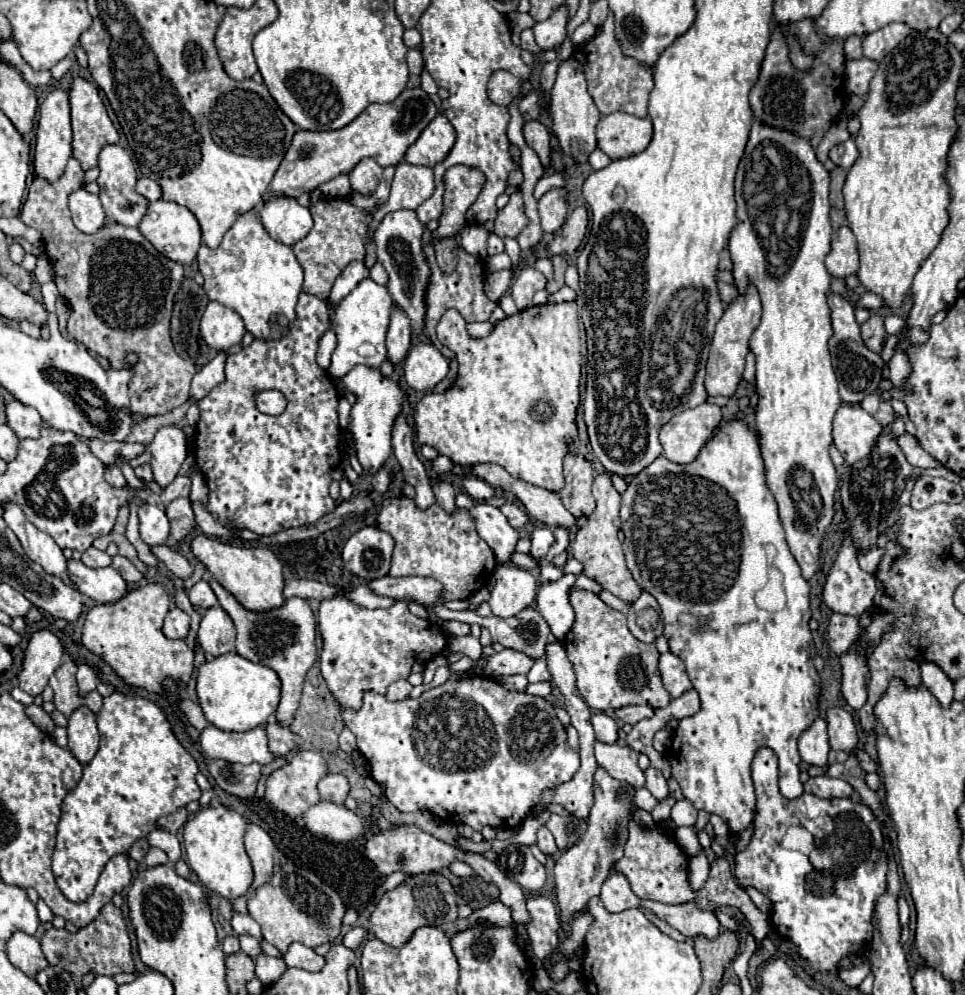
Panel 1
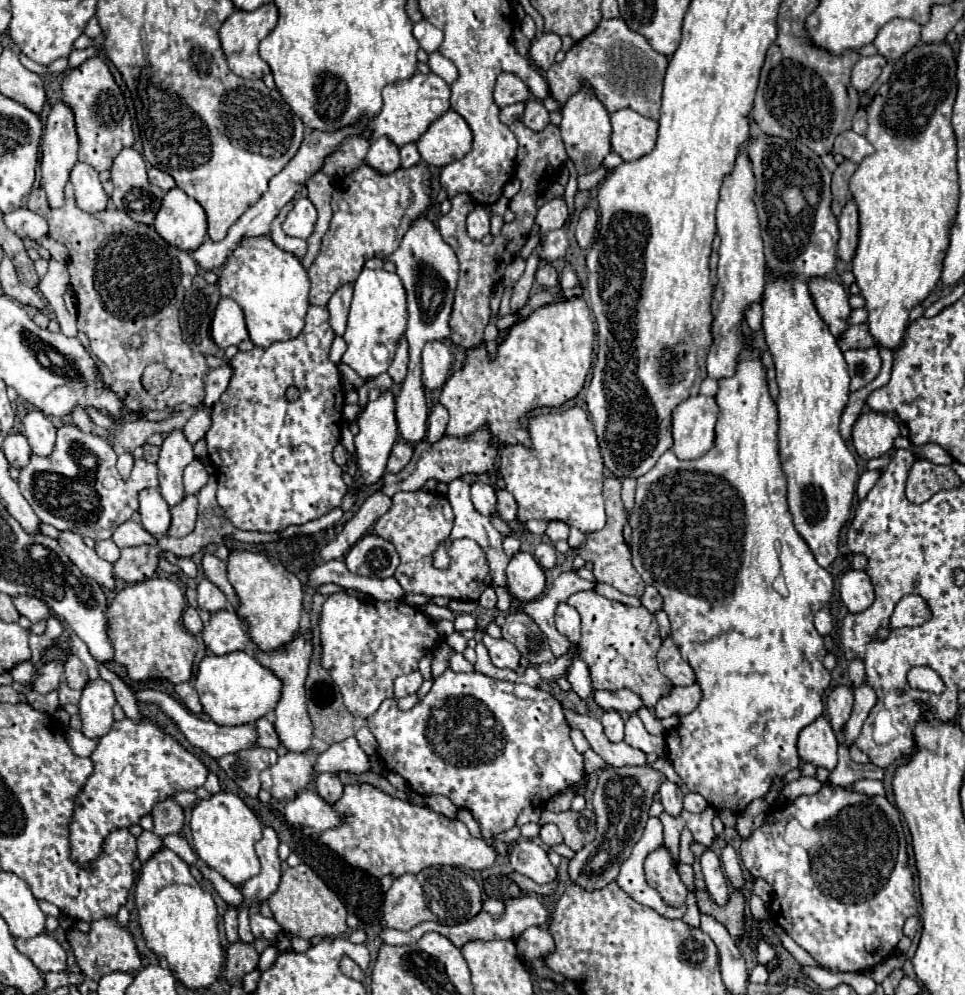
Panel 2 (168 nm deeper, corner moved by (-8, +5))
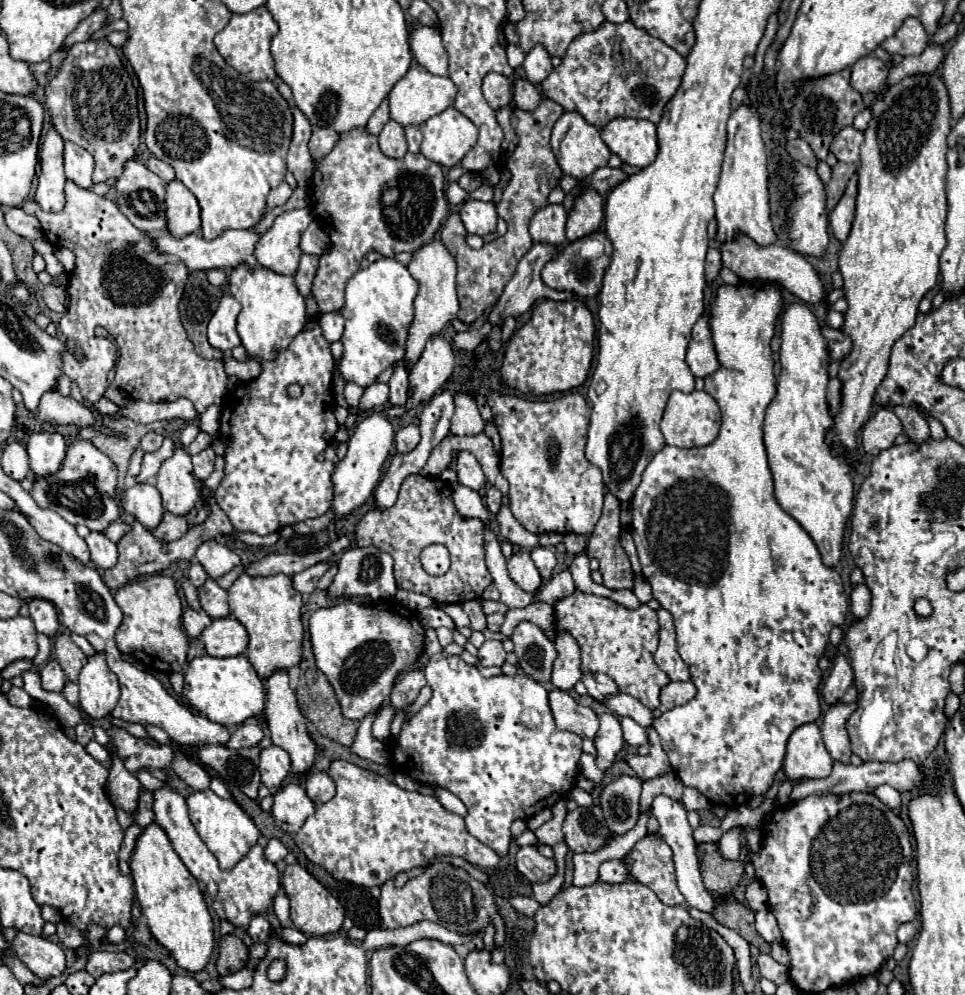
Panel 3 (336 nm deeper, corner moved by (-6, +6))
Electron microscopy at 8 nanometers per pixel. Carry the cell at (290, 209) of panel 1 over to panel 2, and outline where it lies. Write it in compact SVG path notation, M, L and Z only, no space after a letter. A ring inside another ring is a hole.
M298 196L286 220L282 222L282 230L294 238L308 238L316 224L316 208L306 196Z

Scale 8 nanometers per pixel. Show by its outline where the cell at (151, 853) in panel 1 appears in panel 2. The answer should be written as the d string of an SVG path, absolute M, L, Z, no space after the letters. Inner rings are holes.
M142 832L138 838L138 860L148 862L158 850L162 850L162 840L154 832Z

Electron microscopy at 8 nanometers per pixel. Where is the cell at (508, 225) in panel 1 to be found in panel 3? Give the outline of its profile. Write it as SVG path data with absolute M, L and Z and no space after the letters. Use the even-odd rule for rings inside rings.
M542 99L534 111L524 111L518 107L512 111L512 125L518 135L518 145L506 163L506 167L512 173L512 179L504 191L502 201L496 204L498 216L508 223L508 233L504 237L494 239L490 245L484 245L482 249L470 249L466 245L466 231L458 215L450 215L440 231L442 243L452 253L458 265L458 277L456 277L456 291L460 299L458 319L466 325L472 325L476 319L484 315L486 309L490 309L498 301L500 293L504 291L504 285L512 279L518 261L528 253L528 249L534 243L528 233L528 223L532 215L548 203L550 191L558 187L562 179L560 175L562 171L550 147L552 127L562 113L564 109L552 99Z

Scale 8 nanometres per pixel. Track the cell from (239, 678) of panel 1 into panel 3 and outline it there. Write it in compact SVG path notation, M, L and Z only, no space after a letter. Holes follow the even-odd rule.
M246 655L236 657L194 657L184 671L184 697L188 703L198 709L212 723L234 727L244 723L246 719L260 715L264 709L264 683L256 675L254 667L246 659Z

